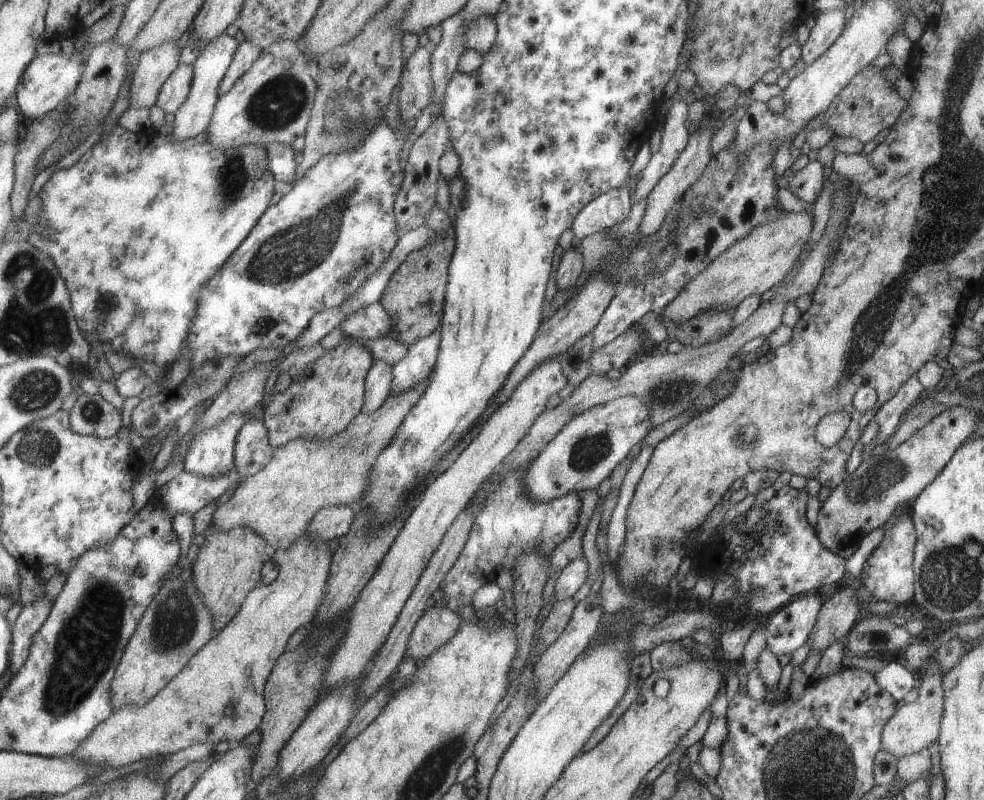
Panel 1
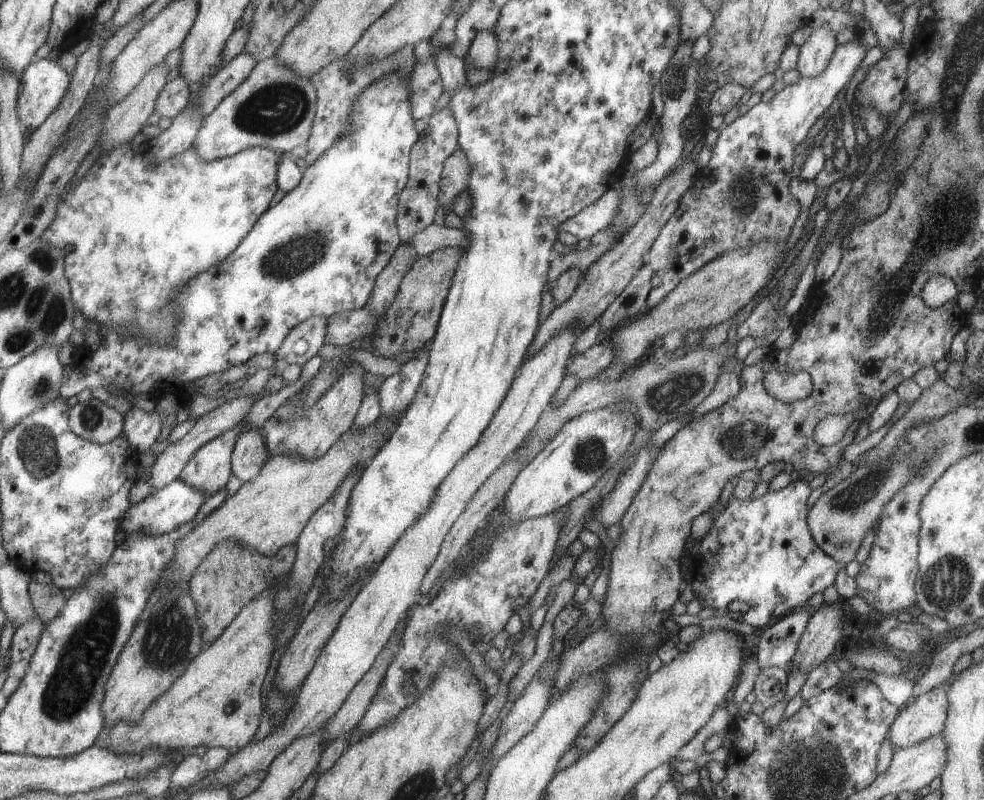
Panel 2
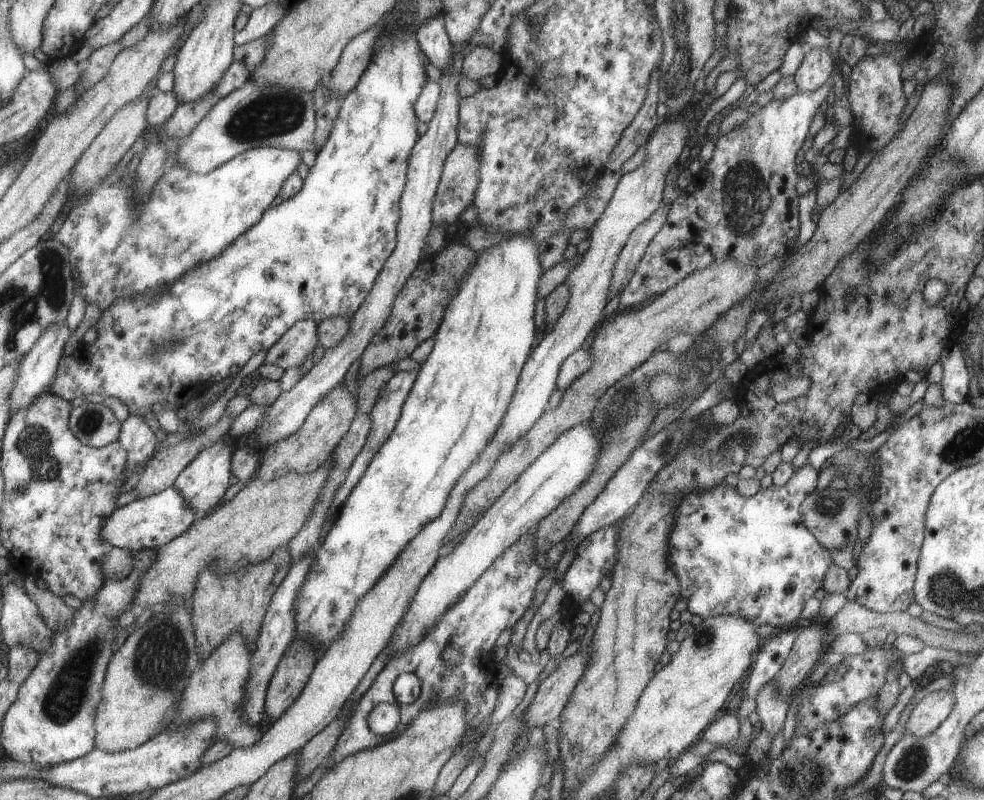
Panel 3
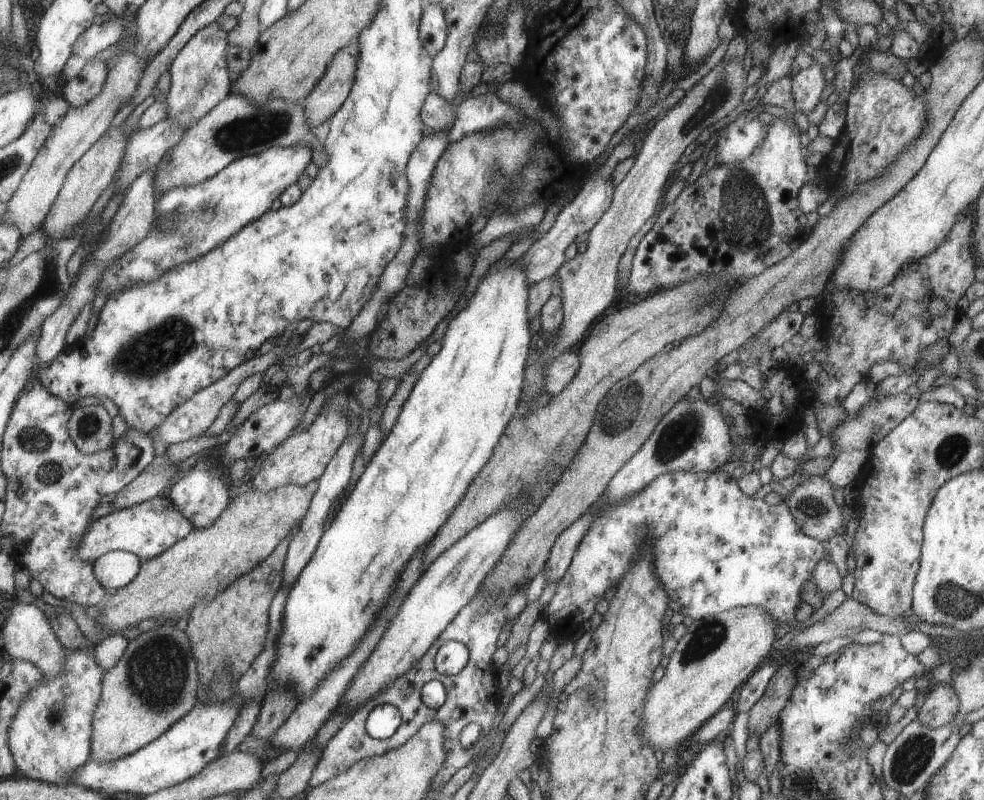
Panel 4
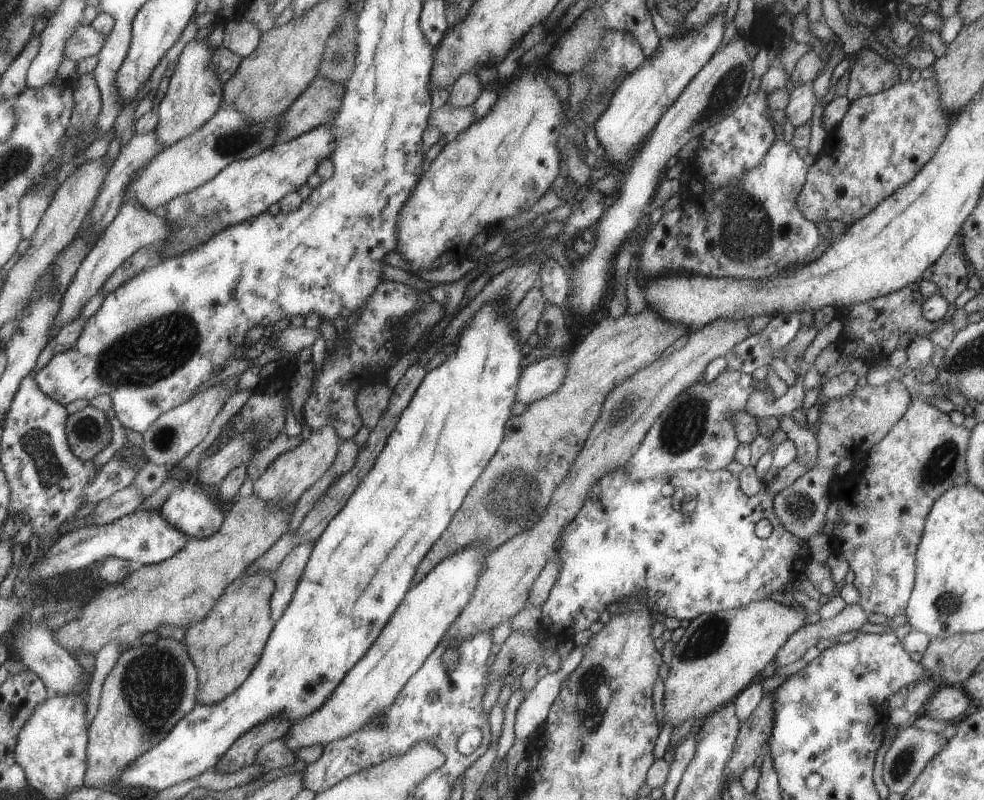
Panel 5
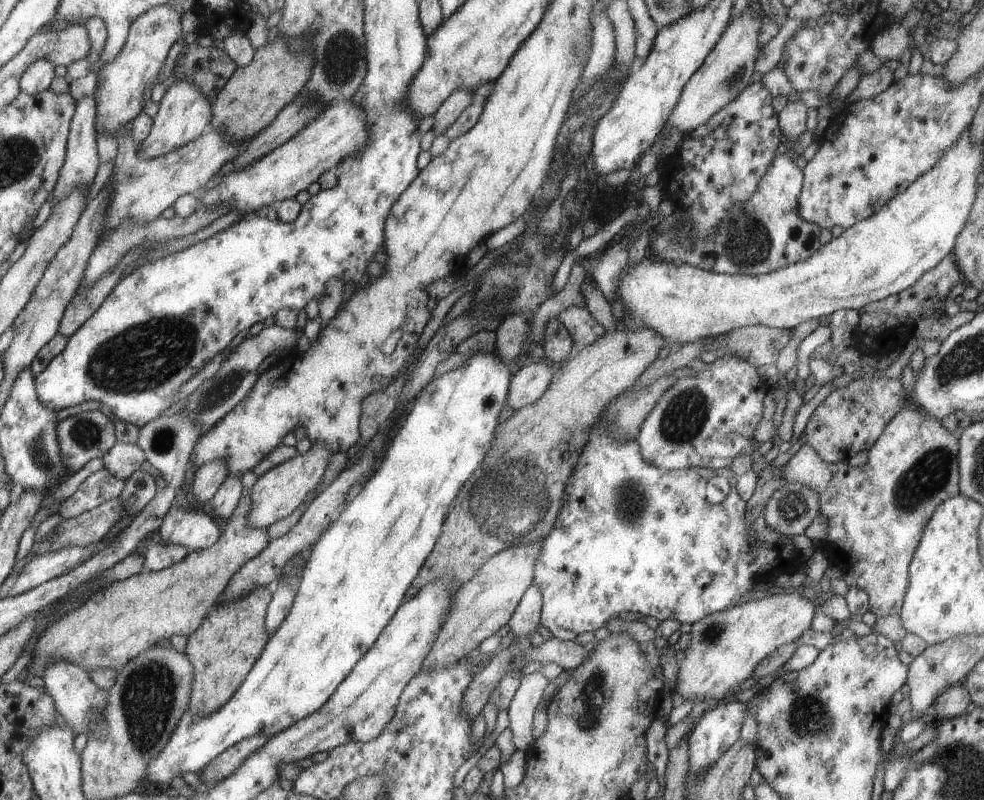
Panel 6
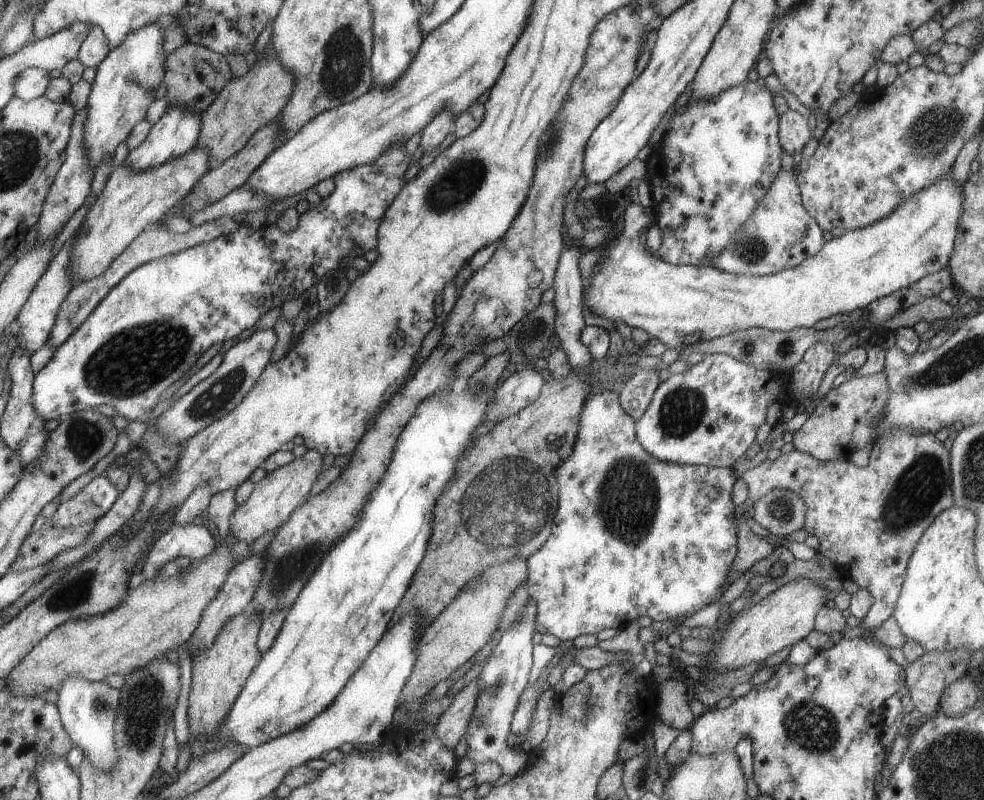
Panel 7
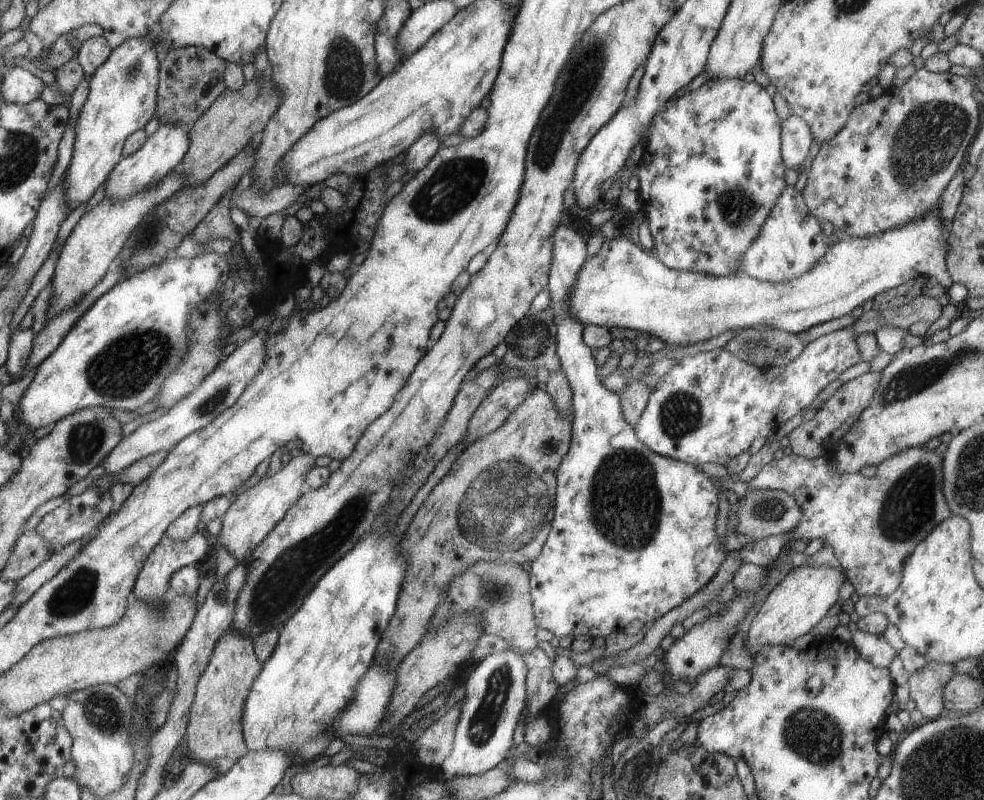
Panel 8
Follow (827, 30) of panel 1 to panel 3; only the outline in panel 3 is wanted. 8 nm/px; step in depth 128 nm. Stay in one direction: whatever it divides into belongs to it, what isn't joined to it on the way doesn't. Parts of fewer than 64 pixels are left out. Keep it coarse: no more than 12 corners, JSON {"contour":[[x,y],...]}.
{"contour":[[810,47],[796,70],[799,90],[816,90],[837,64],[829,48]]}

